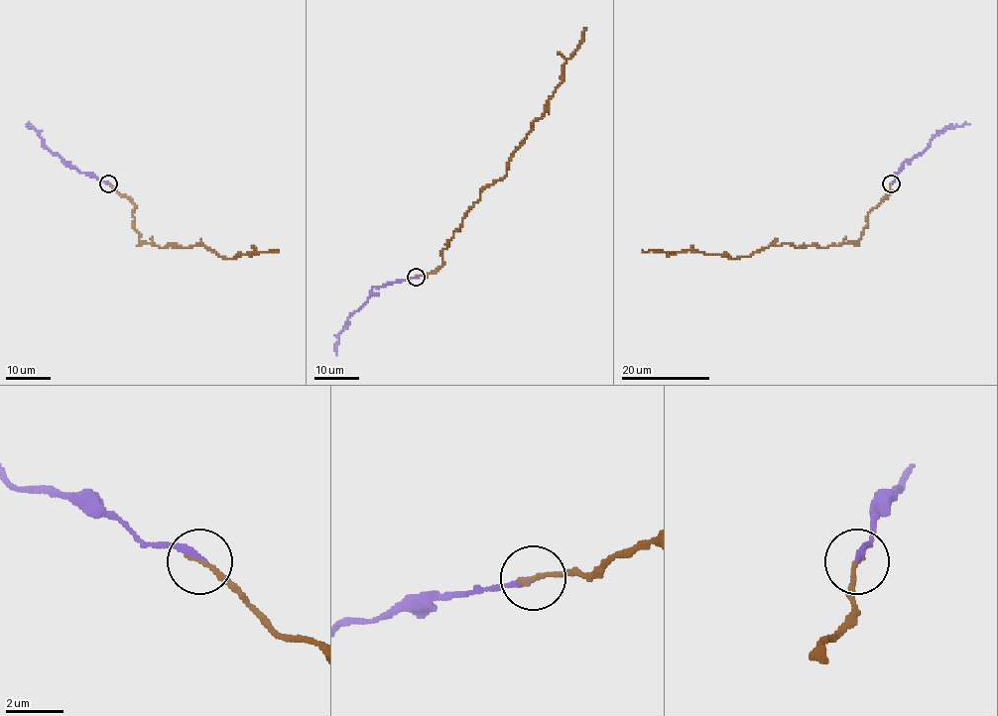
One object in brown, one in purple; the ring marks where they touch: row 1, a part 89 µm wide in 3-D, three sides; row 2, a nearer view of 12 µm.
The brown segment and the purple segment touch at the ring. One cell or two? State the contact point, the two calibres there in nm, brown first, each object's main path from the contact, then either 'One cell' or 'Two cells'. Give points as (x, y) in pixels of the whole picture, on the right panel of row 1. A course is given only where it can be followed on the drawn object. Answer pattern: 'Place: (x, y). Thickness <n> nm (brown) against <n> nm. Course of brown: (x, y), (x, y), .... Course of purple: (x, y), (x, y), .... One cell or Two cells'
Place: (891, 183). Thickness 150 nm (brown) against 240 nm. Course of brown: (892, 184), (887, 196), (869, 211), (856, 243), (825, 247), (770, 245), (732, 259), (695, 250), (642, 250). Course of purple: (892, 184), (902, 164), (921, 153), (935, 134), (969, 123). One cell

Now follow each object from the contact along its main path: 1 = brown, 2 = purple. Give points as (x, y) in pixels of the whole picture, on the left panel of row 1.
1: (108, 184), (135, 205), (133, 227), (142, 243), (160, 247), (198, 244), (232, 259), (254, 250), (278, 250)
2: (108, 184), (65, 164), (44, 146), (44, 141), (28, 123)

